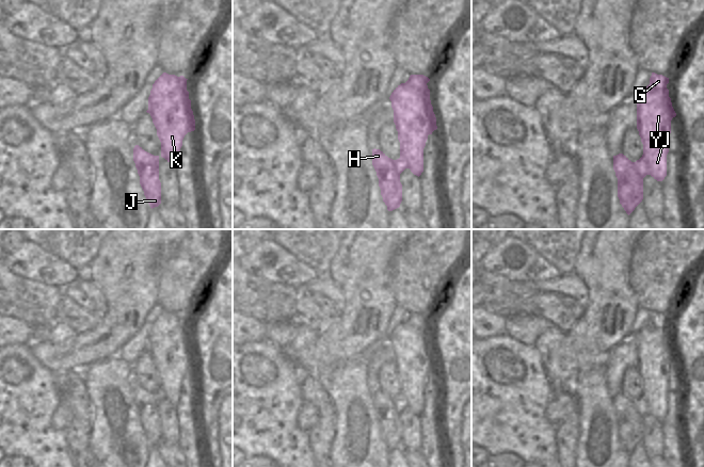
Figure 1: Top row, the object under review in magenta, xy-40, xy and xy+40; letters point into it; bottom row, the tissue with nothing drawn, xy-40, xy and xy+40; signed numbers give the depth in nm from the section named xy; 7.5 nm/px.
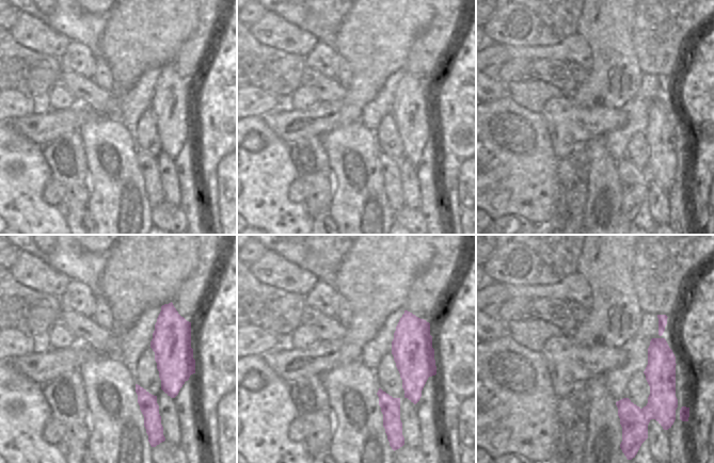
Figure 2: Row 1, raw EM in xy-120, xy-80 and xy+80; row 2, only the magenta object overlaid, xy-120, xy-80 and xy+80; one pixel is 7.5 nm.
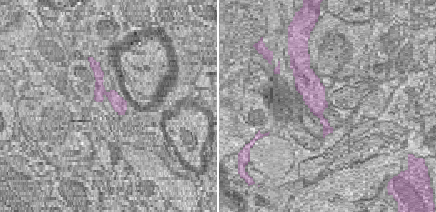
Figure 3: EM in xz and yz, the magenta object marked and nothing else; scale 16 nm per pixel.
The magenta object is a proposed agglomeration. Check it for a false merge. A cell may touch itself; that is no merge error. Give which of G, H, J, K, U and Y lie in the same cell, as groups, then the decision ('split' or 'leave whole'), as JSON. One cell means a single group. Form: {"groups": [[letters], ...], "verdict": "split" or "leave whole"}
{"groups": [["G", "K", "U", "Y"], ["H", "J"]], "verdict": "split"}

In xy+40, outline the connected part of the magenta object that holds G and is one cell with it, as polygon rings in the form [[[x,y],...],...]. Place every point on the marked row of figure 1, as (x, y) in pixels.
[[[652,73],[650,84],[637,94],[637,129],[643,144],[647,175],[657,181],[667,176],[671,120],[676,116],[667,84],[669,78]]]

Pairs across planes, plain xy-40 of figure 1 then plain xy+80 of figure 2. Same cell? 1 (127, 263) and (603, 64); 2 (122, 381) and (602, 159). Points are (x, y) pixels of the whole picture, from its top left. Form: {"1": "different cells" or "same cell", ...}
{"1": "same cell", "2": "same cell"}

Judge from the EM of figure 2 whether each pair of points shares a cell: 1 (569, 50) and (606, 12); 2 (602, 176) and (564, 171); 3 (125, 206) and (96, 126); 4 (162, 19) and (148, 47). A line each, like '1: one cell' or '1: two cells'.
1: two cells
2: two cells
3: one cell
4: one cell

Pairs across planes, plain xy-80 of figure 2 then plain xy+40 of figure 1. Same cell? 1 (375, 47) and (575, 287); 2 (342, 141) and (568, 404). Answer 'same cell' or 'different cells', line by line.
1: different cells
2: different cells

